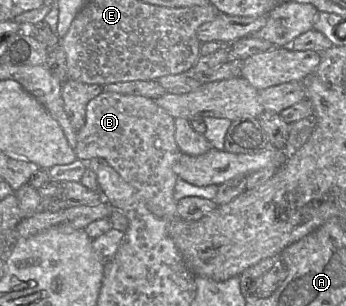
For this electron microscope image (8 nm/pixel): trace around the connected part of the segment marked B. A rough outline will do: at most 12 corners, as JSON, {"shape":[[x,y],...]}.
{"shape":[[102,91],[77,132],[148,210],[179,219],[175,118],[153,99]]}

